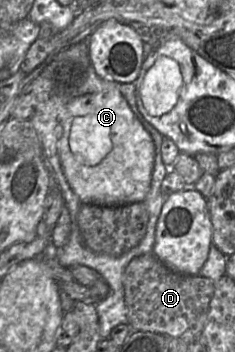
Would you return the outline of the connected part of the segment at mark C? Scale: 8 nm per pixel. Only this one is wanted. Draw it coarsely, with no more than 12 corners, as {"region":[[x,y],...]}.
{"region":[[118,90],[69,97],[57,152],[81,203],[143,202],[155,147]]}

